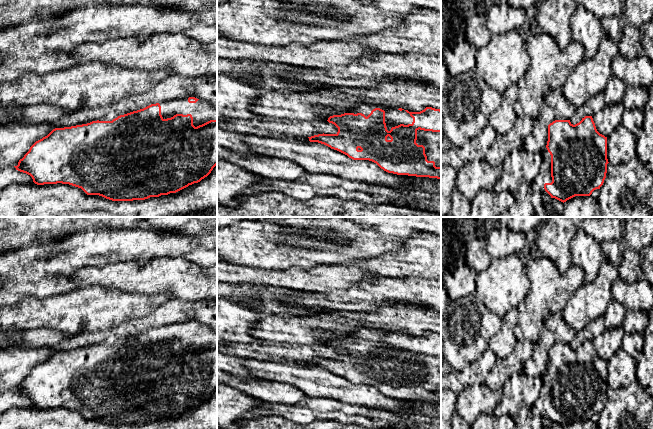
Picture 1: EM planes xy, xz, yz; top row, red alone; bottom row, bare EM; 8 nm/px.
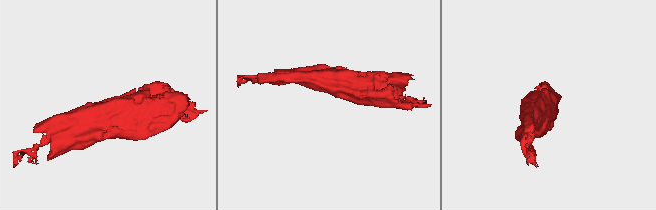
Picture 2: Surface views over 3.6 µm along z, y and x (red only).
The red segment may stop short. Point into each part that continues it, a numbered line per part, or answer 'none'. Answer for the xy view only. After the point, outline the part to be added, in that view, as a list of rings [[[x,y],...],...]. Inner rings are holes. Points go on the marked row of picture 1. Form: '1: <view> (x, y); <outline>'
1: xy (201, 111); [[[183,97],[159,103],[163,119],[171,118],[176,114],[191,114],[195,127],[210,120],[217,120],[217,106],[204,100],[198,100],[196,103],[189,103],[188,98],[189,97]]]

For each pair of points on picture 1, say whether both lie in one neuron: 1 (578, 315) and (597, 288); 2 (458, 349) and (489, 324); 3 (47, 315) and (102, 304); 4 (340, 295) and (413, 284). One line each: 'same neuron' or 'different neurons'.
1: same neuron
2: same neuron
3: same neuron
4: same neuron

